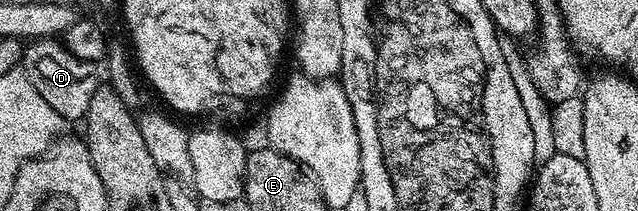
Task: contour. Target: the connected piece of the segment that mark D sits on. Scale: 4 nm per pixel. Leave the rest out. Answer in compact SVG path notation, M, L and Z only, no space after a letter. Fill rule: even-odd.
M37 38L26 43L21 69L28 80L41 92L45 104L53 108L64 120L71 118L86 119L89 100L93 100L93 92L97 92L101 79L91 74L92 63L84 62L70 53L62 41L54 38Z

